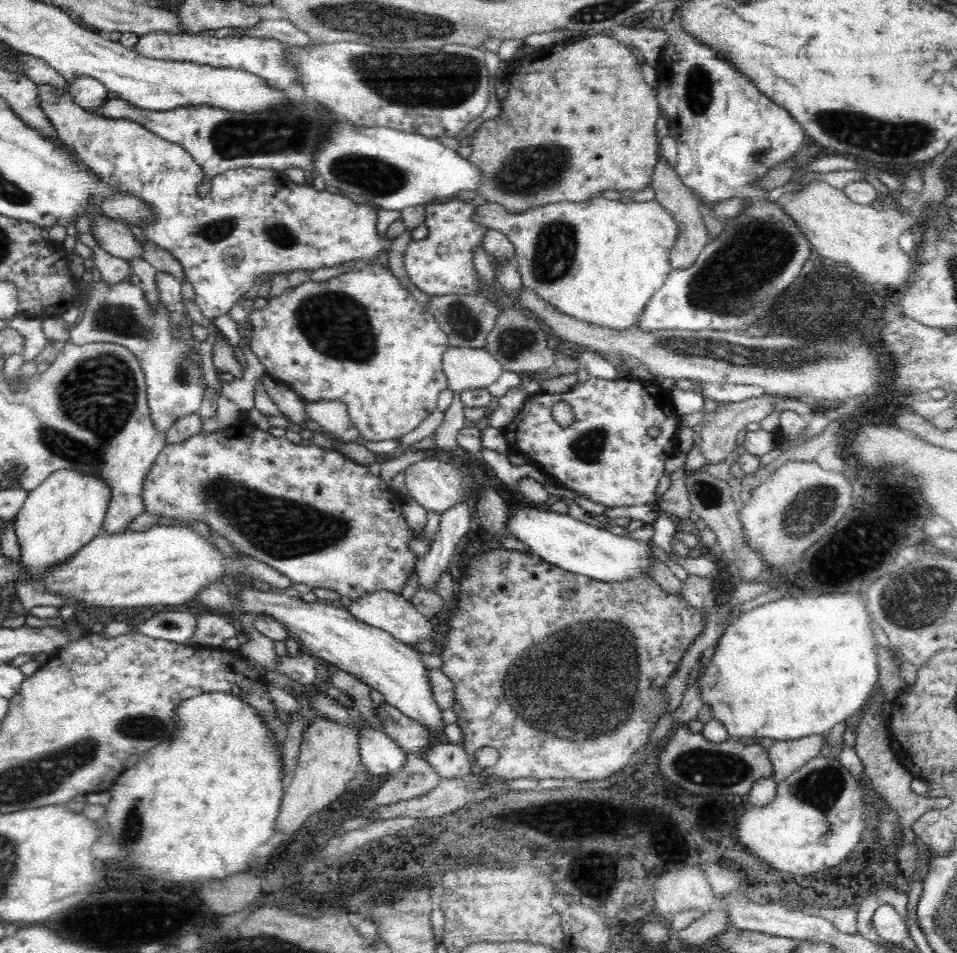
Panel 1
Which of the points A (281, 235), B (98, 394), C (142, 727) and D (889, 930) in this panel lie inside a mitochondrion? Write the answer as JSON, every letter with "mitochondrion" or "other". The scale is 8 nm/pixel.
{"A":"mitochondrion","B":"mitochondrion","C":"mitochondrion","D":"other"}

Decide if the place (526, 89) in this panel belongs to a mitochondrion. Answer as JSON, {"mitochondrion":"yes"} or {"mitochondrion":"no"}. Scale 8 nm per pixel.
{"mitochondrion":"no"}

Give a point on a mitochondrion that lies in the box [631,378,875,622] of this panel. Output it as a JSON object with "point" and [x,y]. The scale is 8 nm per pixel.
{"point":[806,514]}

